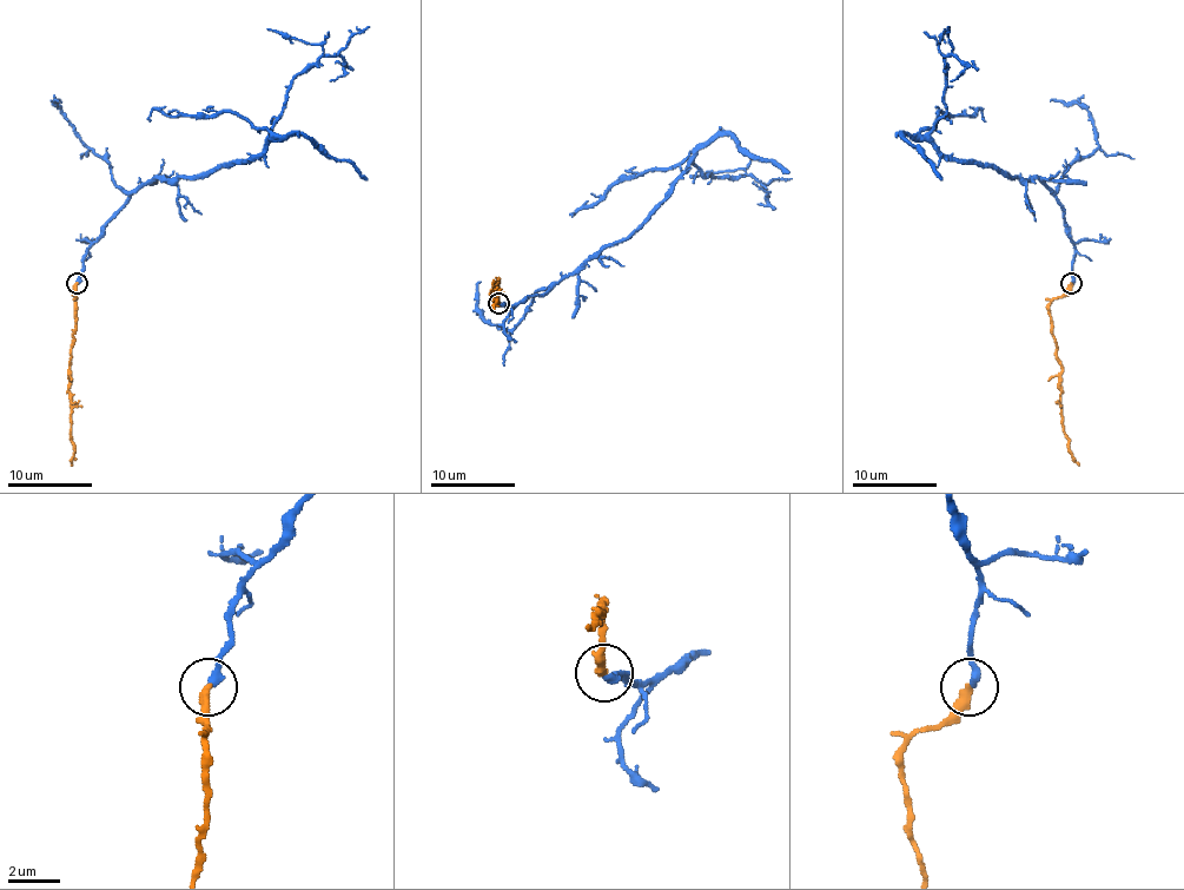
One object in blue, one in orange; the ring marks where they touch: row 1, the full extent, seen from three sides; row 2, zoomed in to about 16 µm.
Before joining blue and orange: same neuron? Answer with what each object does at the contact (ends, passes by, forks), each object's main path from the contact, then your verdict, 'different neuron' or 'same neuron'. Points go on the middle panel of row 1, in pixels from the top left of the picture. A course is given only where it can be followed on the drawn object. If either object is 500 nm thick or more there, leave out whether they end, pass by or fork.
blue ends there; orange ends there; blue runs (498, 303), (544, 295), (604, 248), (629, 235), (693, 160), (706, 178), (746, 171), (689, 176); orange runs (498, 303), (498, 279), (491, 292), (496, 301), (494, 310); same neuron

